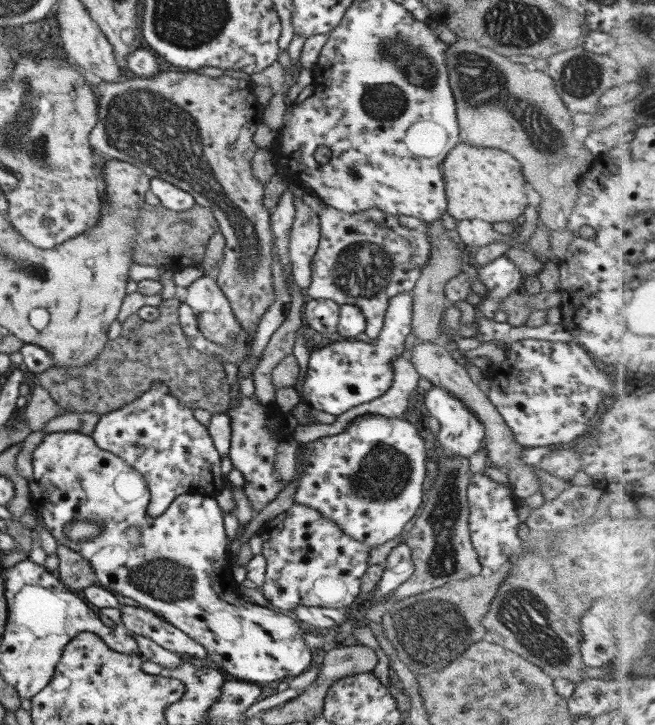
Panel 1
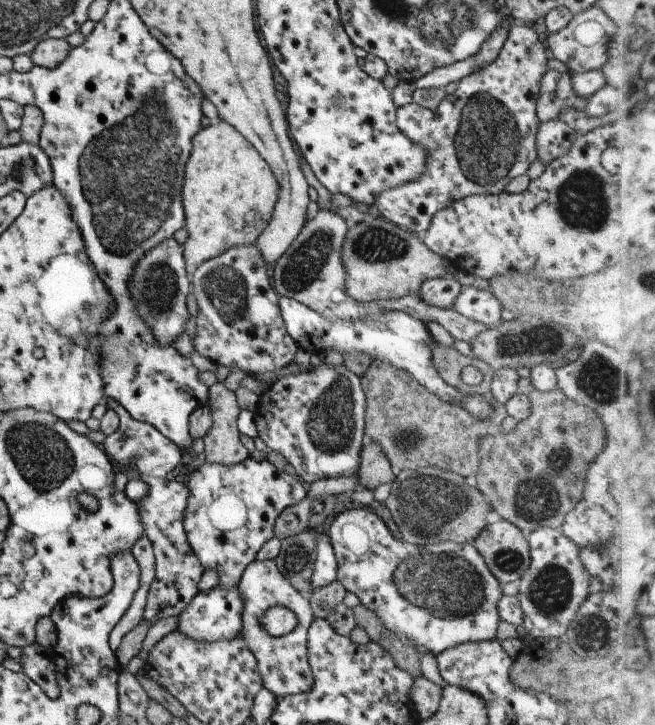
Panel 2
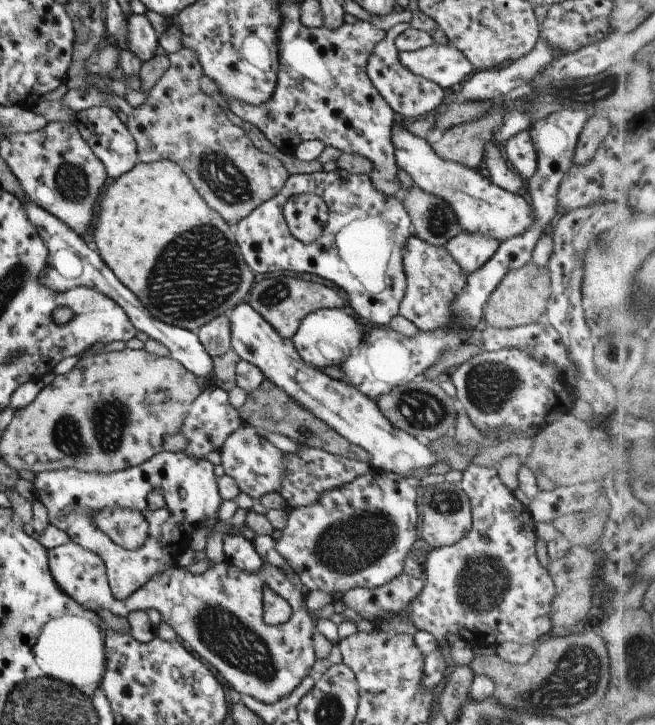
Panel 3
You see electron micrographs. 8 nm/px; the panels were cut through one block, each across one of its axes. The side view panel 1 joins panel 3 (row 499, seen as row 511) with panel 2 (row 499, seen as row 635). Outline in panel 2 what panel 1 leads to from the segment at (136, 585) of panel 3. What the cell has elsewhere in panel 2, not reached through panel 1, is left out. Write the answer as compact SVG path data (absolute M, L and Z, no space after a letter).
M251 457L233 465L206 461L198 470L190 472L188 484L184 485L186 491L190 492L184 510L184 530L186 530L188 544L205 570L218 572L217 586L222 588L239 584L246 567L256 560L256 555L262 546L274 537L274 524L282 510L302 502L308 494L307 485L303 484L298 477L276 468L274 464L270 464L270 460L256 461Z

